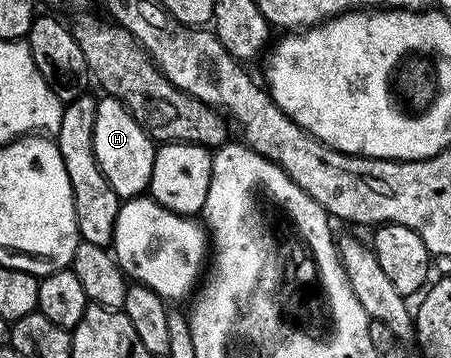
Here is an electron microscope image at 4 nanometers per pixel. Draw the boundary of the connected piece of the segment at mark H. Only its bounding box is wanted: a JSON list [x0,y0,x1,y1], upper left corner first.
[93,95,155,200]

